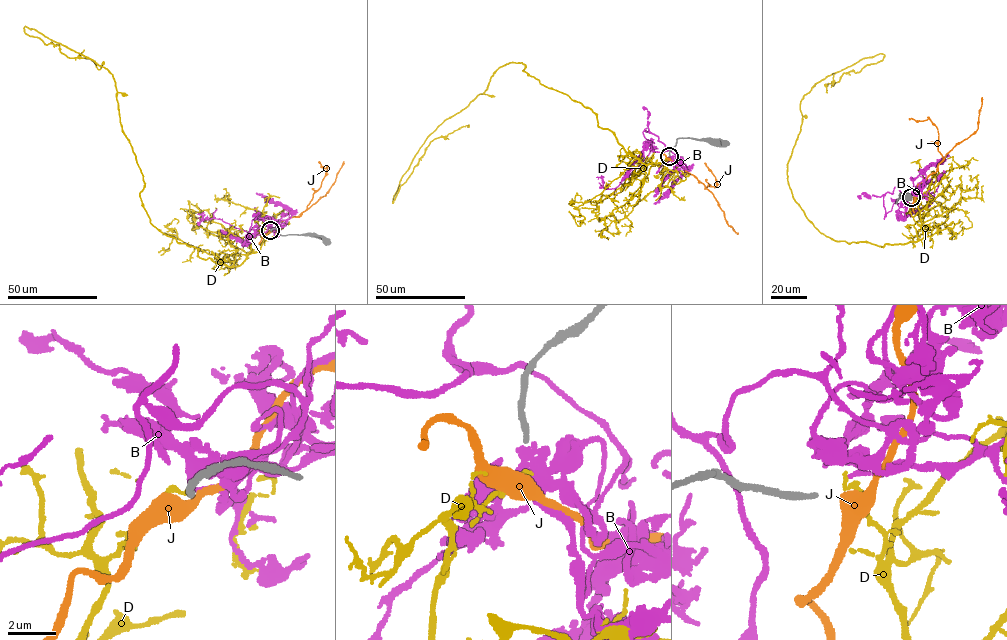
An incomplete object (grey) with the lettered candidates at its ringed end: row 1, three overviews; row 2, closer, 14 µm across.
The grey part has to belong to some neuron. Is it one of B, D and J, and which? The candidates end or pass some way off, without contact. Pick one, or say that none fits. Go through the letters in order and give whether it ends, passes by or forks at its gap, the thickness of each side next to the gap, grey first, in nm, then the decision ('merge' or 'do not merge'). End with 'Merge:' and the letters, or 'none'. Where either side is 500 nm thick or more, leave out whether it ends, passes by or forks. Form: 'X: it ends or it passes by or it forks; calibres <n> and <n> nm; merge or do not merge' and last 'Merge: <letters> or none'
B: it passes by; calibres 240 and 180 nm; do not merge
D: it ends; calibres 240 and 220 nm; do not merge
J: calibres 240 and 650 nm; do not merge
Merge: none

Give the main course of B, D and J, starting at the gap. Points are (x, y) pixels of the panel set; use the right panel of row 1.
B: (914, 196), (912, 189), (905, 190), (906, 208), (900, 207), (934, 192), (930, 198), (920, 194)
D: (913, 197), (924, 235), (913, 242), (837, 241), (805, 215), (787, 174), (801, 99), (884, 55), (824, 84)
J: (913, 198), (918, 192), (918, 184), (934, 173), (953, 147), (977, 130), (982, 97)

